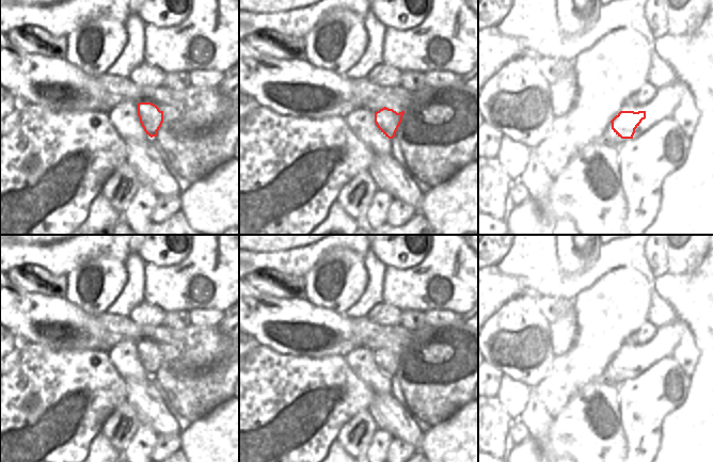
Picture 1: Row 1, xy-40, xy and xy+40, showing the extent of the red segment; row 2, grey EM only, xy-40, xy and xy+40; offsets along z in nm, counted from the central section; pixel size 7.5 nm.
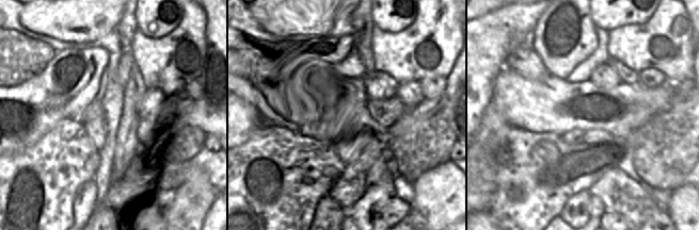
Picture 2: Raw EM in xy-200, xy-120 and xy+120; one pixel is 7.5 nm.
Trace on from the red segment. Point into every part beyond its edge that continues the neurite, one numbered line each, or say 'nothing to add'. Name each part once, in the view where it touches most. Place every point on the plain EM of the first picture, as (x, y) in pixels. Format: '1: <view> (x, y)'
nothing to add

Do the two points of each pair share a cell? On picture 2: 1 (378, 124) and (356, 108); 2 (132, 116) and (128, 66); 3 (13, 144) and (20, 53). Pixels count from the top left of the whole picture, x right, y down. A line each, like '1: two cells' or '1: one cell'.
1: two cells
2: one cell
3: two cells

